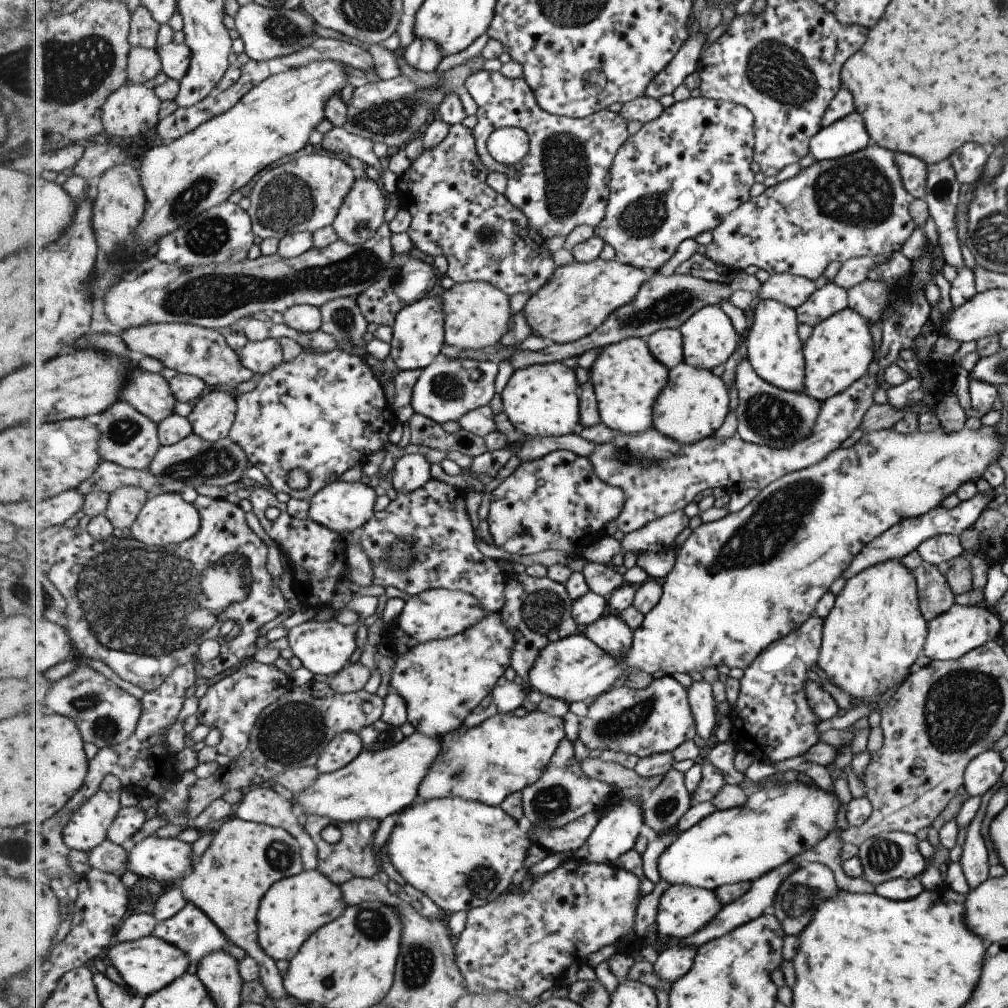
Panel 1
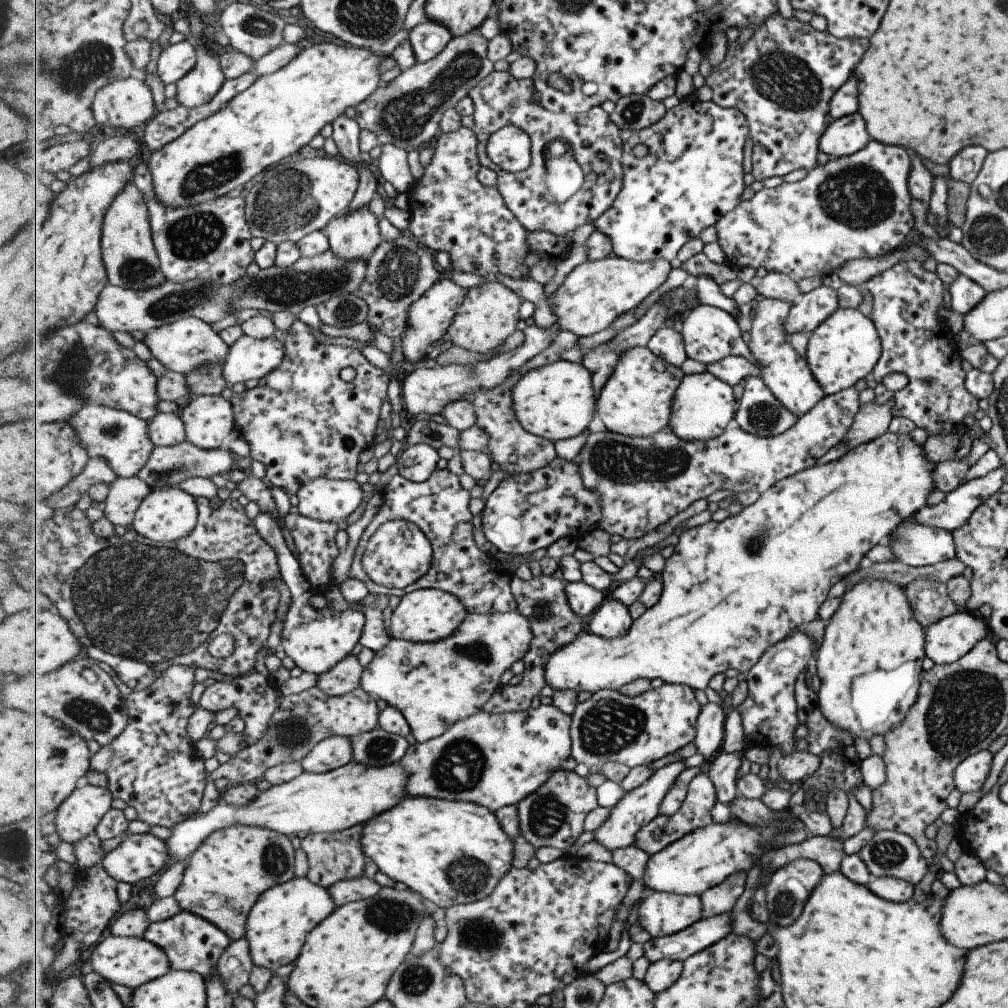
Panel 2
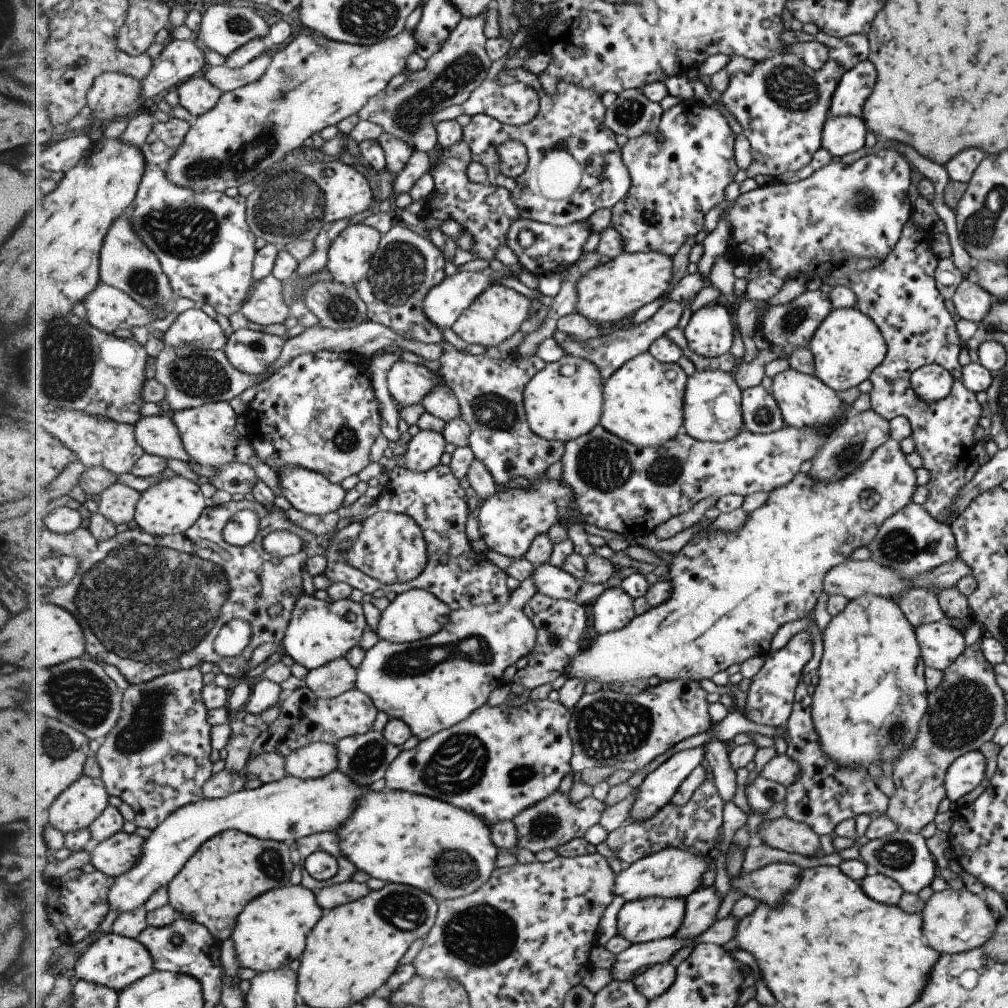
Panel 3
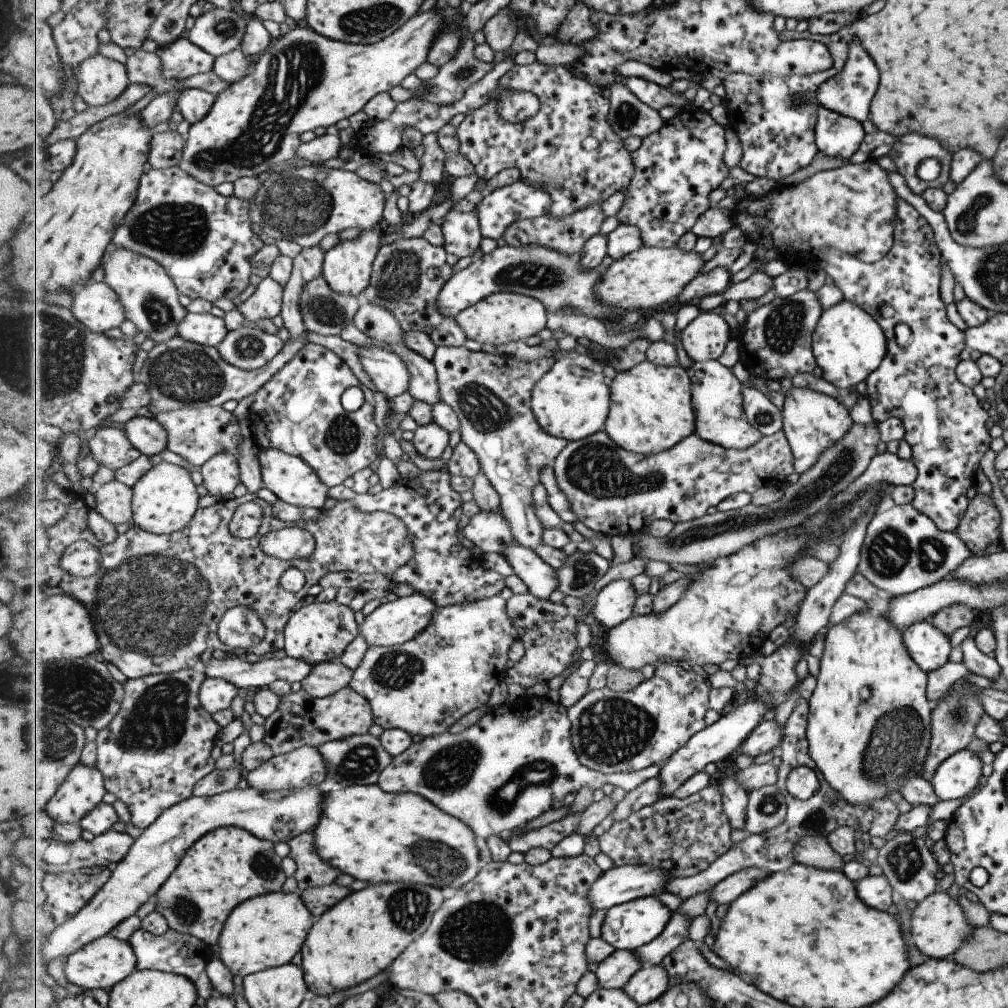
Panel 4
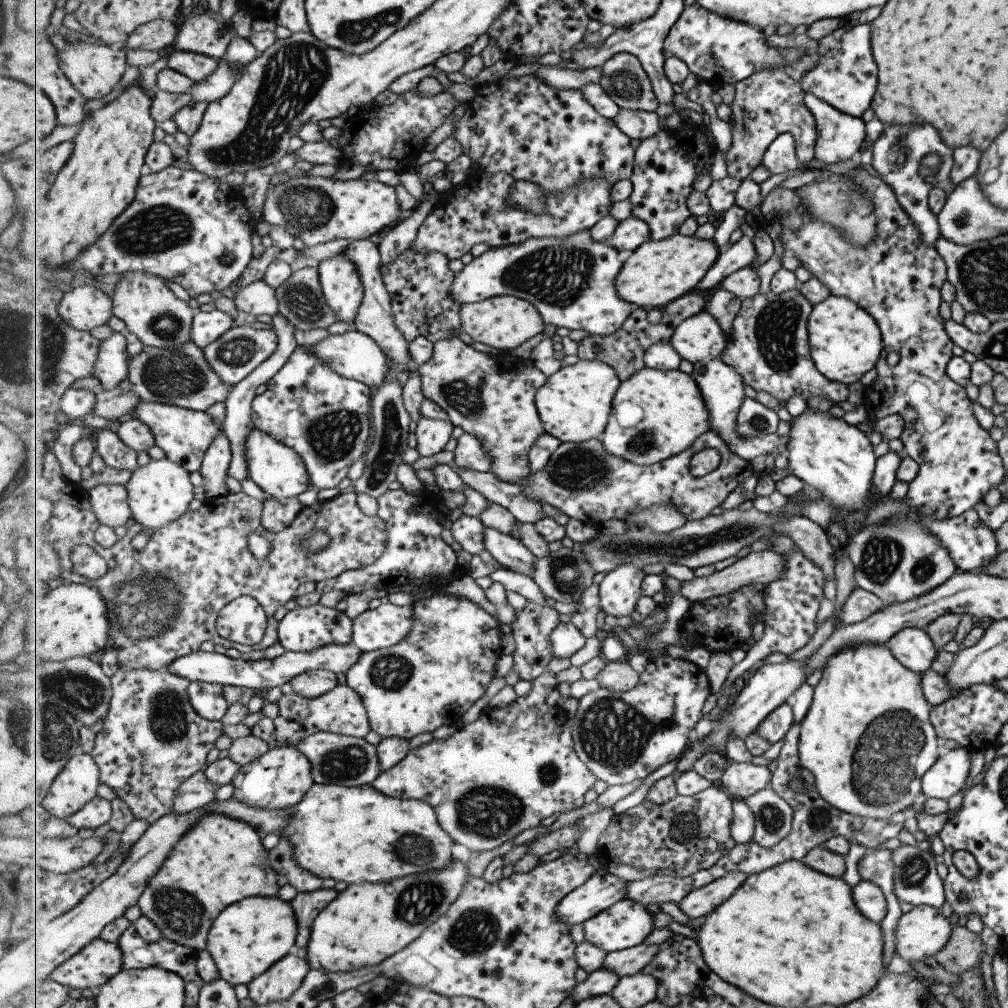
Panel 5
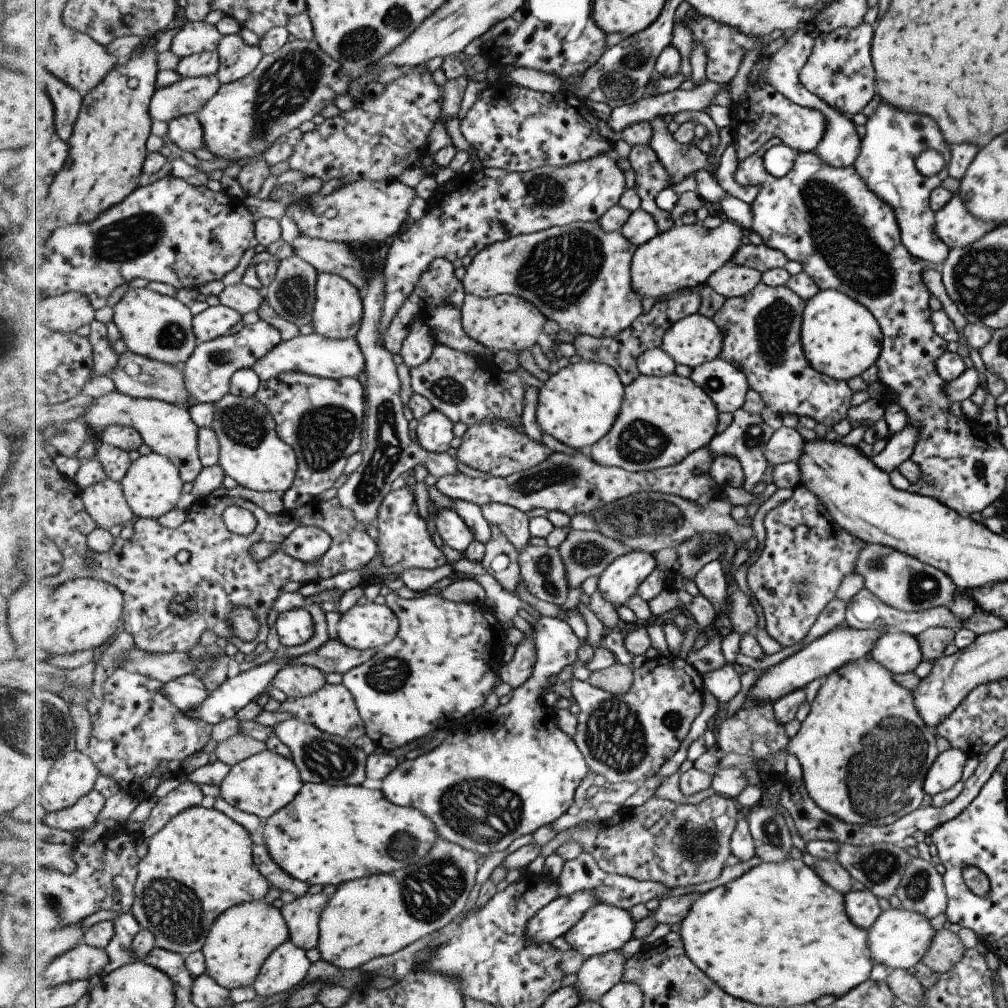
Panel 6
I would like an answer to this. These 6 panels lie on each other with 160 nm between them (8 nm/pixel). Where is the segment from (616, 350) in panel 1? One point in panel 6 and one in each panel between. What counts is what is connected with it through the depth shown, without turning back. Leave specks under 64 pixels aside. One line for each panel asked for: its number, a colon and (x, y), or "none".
2: (637, 400)
3: (644, 400)
4: (652, 410)
5: (657, 414)
6: (663, 420)

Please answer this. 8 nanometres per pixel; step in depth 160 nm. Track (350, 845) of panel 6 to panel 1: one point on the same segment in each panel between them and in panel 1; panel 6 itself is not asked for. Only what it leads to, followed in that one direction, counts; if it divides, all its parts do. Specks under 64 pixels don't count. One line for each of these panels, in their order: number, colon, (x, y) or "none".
1: (464, 854)
2: (451, 853)
3: (401, 837)
4: (381, 837)
5: (359, 835)

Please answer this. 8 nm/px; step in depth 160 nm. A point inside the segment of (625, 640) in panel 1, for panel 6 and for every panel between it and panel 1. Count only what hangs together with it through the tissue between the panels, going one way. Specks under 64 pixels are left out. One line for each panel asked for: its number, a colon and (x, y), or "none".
2: (612, 620)
3: (614, 609)
4: (615, 603)
5: (620, 591)
6: (621, 580)

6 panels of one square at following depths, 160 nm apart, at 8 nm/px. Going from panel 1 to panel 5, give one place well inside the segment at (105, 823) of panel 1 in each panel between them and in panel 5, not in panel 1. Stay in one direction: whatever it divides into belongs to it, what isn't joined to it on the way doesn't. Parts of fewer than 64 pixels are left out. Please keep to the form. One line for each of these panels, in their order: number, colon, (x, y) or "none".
2: (79, 816)
3: (78, 808)
4: (82, 792)
5: (76, 786)

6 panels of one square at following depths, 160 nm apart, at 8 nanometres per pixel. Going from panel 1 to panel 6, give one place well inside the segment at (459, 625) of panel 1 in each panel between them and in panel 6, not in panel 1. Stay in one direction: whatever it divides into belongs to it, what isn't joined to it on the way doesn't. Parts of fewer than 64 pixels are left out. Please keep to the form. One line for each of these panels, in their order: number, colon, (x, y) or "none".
2: (428, 615)
3: (416, 614)
4: (394, 623)
5: (387, 625)
6: (373, 625)

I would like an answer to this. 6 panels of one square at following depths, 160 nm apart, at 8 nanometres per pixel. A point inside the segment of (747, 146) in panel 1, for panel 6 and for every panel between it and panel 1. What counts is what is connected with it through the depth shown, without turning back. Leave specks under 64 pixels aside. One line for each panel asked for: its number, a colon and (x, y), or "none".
2: (692, 176)
3: (679, 174)
4: (677, 168)
5: (666, 163)
6: (651, 177)

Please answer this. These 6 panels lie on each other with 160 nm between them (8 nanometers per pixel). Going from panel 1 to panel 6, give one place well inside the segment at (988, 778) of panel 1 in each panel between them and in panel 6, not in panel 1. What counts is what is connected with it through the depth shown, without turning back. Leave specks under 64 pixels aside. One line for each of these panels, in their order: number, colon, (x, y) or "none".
2: (968, 776)
3: (965, 772)
4: (957, 775)
5: (947, 774)
6: (945, 770)

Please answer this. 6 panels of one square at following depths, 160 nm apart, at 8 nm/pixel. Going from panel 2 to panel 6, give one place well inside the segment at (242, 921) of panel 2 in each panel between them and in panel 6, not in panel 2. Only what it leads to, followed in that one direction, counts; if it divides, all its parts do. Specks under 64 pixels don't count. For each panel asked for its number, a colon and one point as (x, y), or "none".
3: (232, 869)
4: (228, 866)
5: (220, 861)
6: (201, 864)

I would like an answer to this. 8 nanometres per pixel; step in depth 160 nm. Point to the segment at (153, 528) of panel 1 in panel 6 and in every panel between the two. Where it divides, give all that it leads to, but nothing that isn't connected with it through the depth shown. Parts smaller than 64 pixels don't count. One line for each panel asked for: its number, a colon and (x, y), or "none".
2: (168, 514)
3: (171, 507)
4: (165, 500)
5: (160, 492)
6: (154, 486)

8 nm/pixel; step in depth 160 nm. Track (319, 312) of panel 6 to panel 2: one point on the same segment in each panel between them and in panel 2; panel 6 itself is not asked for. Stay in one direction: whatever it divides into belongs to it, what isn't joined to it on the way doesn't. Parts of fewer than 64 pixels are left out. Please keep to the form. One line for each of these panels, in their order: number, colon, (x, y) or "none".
2: (355, 235)
3: (350, 258)
4: (348, 265)
5: (341, 279)

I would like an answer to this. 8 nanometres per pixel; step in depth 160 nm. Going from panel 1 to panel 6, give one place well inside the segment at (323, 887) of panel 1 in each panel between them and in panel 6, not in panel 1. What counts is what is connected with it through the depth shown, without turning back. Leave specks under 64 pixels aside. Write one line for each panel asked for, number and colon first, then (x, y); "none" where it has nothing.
2: (279, 925)
3: (272, 931)
4: (267, 931)
5: (248, 938)
6: (242, 939)

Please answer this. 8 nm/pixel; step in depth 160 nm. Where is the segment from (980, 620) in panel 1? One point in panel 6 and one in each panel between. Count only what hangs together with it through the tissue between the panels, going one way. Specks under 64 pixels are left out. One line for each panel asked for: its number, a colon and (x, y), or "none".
2: (945, 641)
3: (940, 643)
4: (928, 647)
5: (912, 647)
6: (900, 653)

